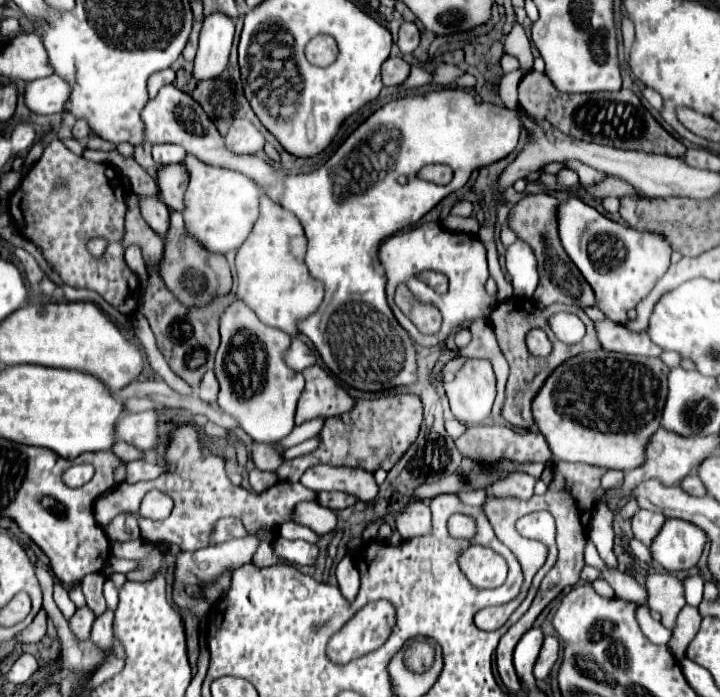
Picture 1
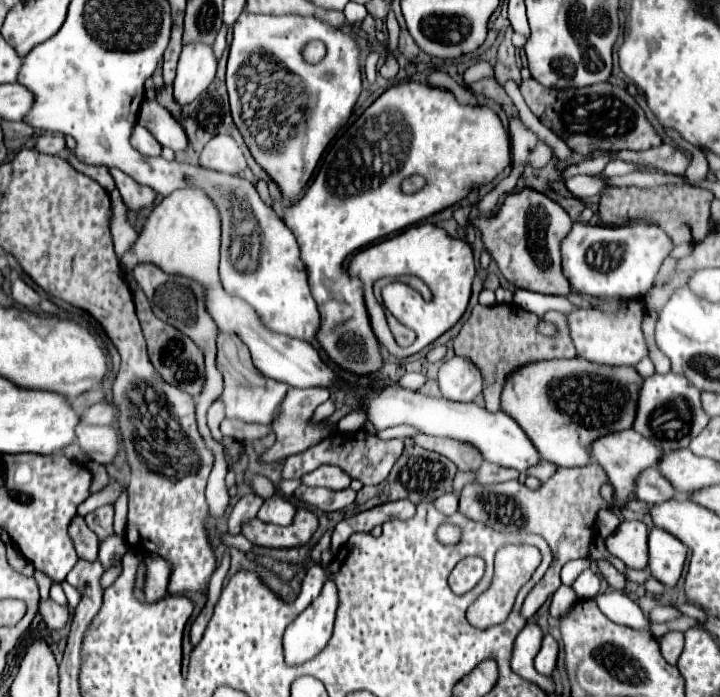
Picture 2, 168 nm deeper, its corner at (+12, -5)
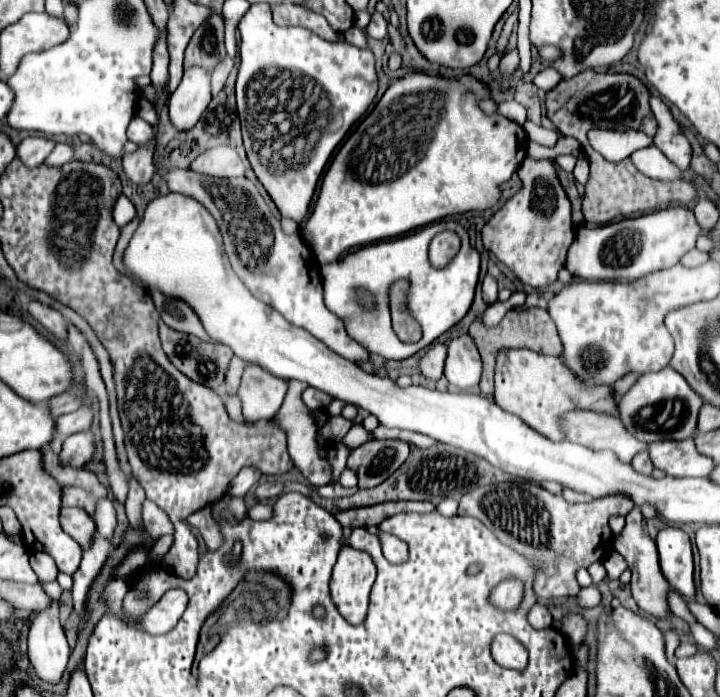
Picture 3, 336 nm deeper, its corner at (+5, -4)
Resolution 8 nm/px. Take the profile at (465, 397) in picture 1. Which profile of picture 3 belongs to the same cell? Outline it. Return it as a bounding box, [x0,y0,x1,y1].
[445,334,481,390]

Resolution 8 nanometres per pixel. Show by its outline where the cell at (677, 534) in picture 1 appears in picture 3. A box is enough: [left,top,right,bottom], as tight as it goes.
[657,526,695,598]

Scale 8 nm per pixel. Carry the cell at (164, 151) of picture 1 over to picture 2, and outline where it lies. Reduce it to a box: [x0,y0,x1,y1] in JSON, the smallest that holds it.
[132,125,162,157]

